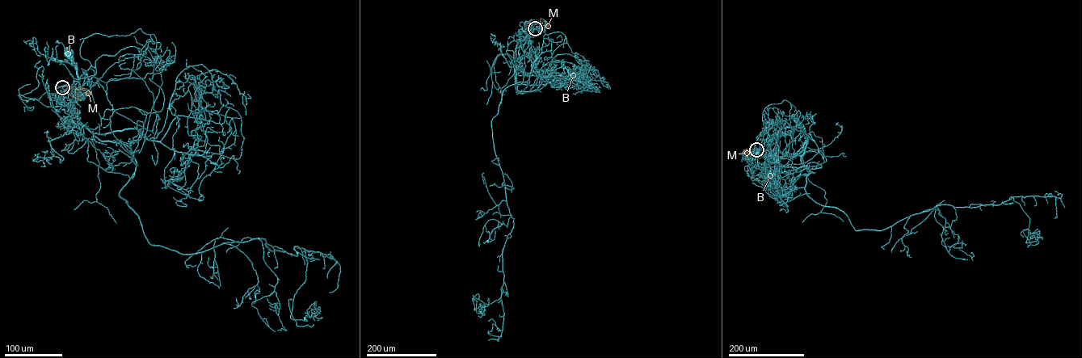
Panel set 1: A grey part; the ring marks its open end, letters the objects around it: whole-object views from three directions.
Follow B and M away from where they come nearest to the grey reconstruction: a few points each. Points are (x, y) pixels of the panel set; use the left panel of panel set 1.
B: (62, 87), (79, 100), (86, 93), (64, 85), (57, 102), (77, 102), (77, 70), (68, 52)
M: (62, 87), (86, 89), (90, 93), (84, 96)

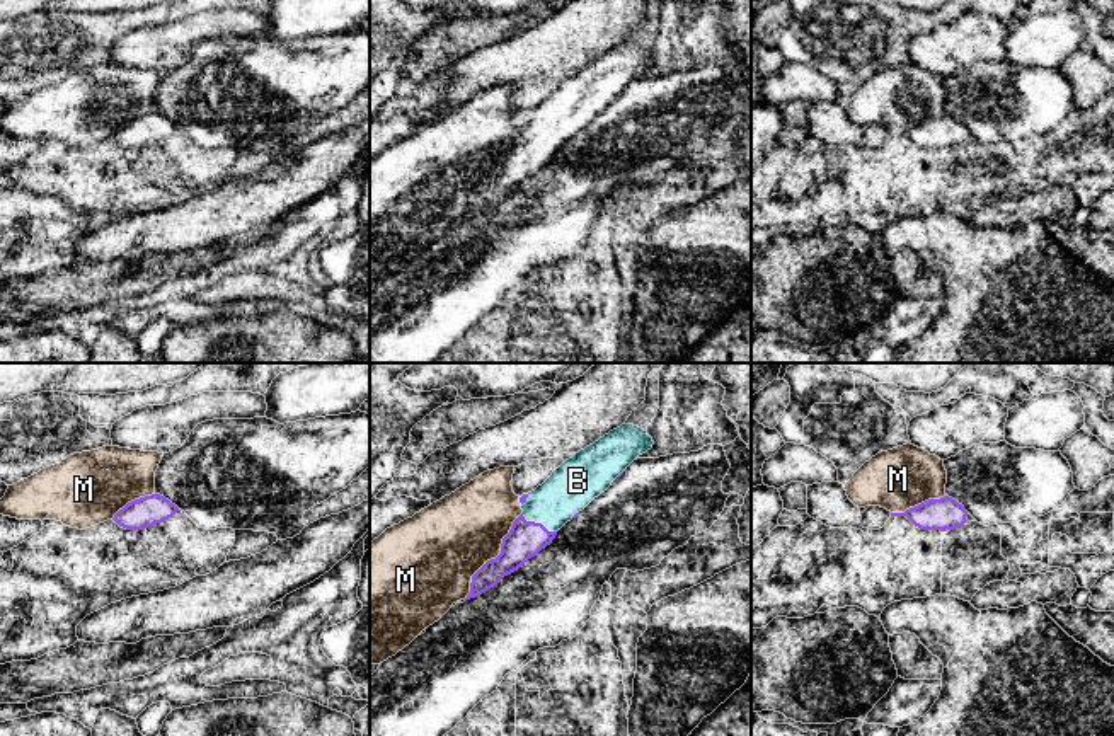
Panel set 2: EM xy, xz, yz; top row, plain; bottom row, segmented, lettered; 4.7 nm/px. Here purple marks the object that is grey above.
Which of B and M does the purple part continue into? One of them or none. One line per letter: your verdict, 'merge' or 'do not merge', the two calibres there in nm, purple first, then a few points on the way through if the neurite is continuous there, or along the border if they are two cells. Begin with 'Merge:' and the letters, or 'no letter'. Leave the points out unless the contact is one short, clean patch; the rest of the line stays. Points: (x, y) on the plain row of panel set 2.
Merge: B
B: merge; calibres 170 and 220 nm
M: do not merge; calibres 170 and 400 nm

